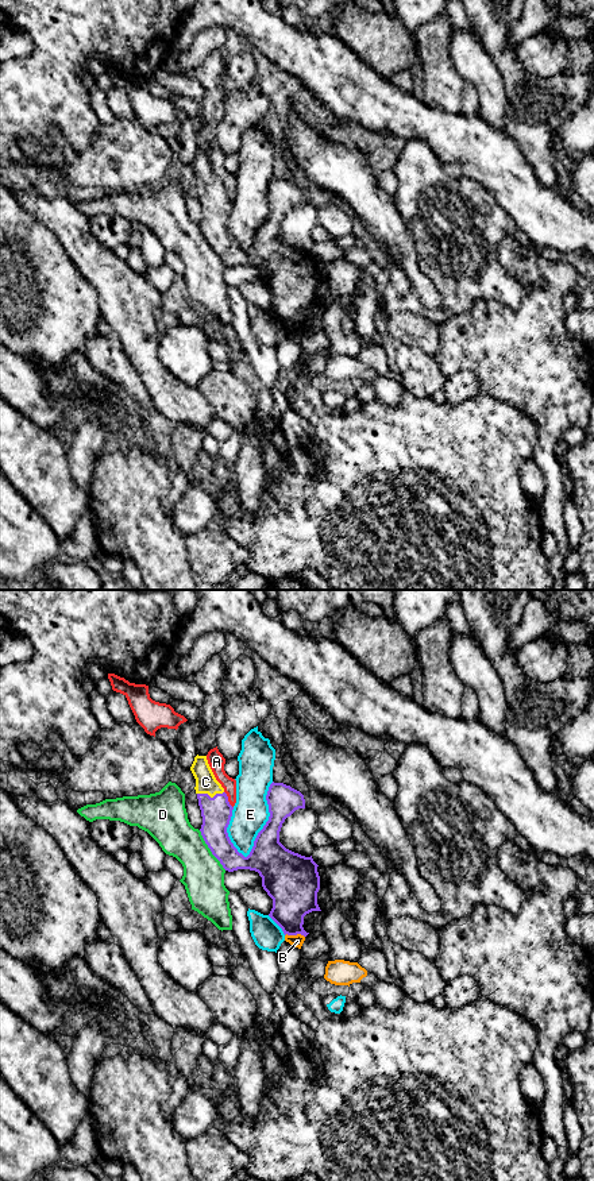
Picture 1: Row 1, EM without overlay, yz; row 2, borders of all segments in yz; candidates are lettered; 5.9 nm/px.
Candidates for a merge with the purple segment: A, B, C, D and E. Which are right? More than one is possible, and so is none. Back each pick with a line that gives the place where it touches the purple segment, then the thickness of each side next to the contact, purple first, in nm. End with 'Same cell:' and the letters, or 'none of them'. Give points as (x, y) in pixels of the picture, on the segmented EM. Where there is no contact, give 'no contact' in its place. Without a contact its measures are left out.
C: contact yz (209, 797); calibres 180 and 130 nm
Same cell: C

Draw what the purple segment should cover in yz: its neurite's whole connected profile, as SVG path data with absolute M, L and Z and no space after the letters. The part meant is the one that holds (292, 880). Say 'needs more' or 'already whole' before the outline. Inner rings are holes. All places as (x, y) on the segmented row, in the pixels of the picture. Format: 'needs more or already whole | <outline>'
needs more | M197 754L190 771L196 779L194 790L202 817L200 831L212 854L228 872L238 869L258 872L262 877L263 889L273 899L273 908L269 916L282 929L285 935L301 934L306 937L309 933L306 933L302 927L304 916L312 911L321 911L317 904L317 892L320 889L320 876L317 872L319 865L313 861L312 856L305 857L294 853L279 842L279 831L285 819L296 810L305 808L304 795L284 783L273 781L270 784L266 795L270 813L269 821L258 833L250 854L244 857L238 852L228 837L227 827L231 821L234 807L230 804L224 788L216 780L208 764L207 756Z

